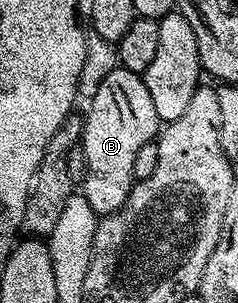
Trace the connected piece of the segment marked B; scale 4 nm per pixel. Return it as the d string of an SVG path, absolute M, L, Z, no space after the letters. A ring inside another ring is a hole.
M120 66L115 67L113 73L109 73L109 77L105 77L101 89L97 89L97 97L93 97L86 107L81 146L85 153L87 172L81 184L81 193L96 216L102 217L112 215L114 211L121 209L121 205L125 205L136 182L133 165L136 164L137 153L143 145L152 142L158 136L161 124L157 117L157 109L153 109L153 97L149 97L149 89L143 76Z

